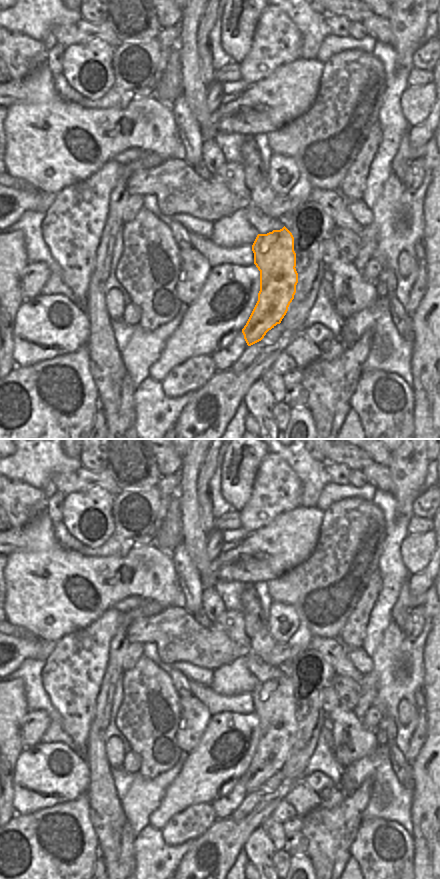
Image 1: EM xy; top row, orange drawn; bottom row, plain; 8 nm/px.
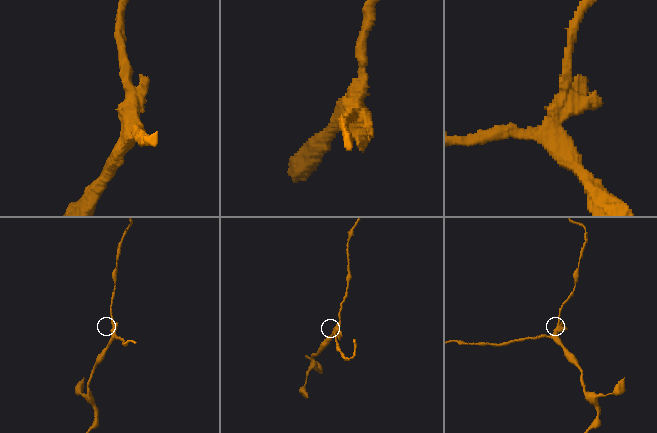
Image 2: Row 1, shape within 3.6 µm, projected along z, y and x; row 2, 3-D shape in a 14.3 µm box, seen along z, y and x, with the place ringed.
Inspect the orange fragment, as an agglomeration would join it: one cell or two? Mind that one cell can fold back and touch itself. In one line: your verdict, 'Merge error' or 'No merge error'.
Merge error

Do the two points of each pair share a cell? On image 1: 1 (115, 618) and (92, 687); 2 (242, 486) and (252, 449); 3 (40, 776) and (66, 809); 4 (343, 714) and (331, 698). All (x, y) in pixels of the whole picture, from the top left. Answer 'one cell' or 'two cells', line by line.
1: one cell
2: one cell
3: two cells
4: two cells

